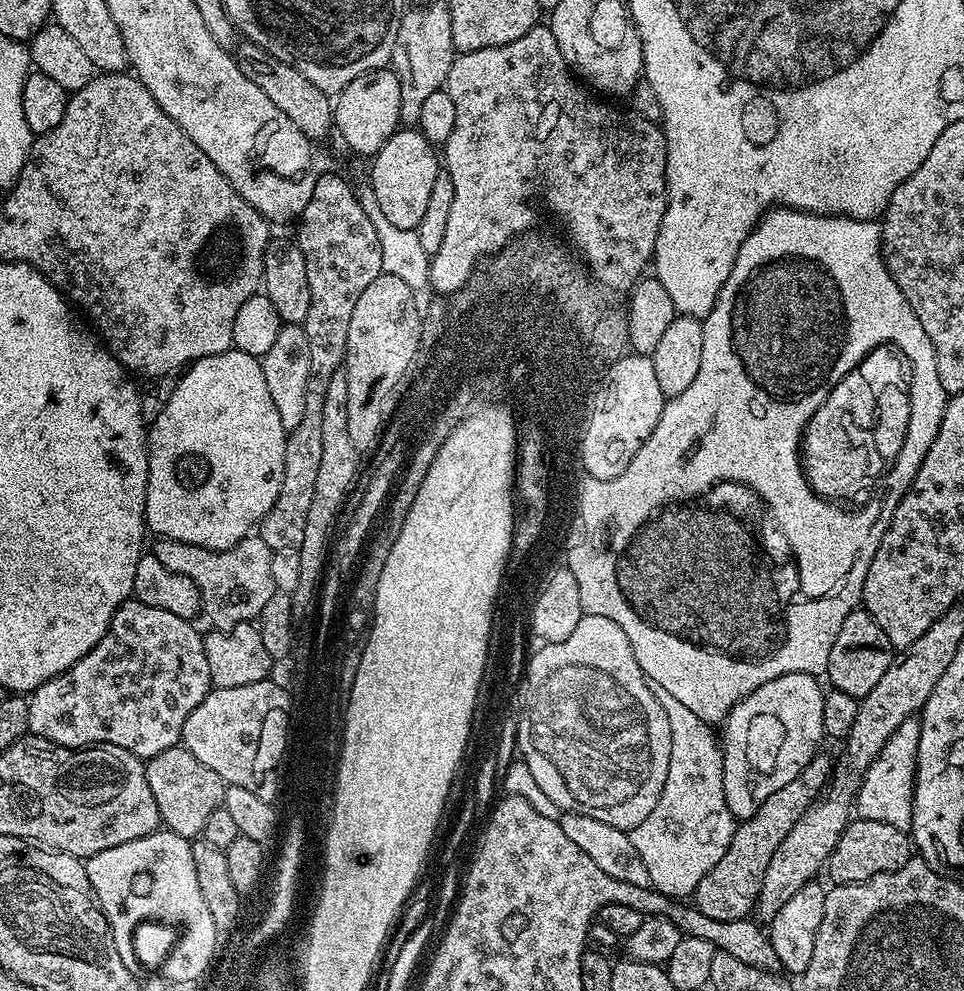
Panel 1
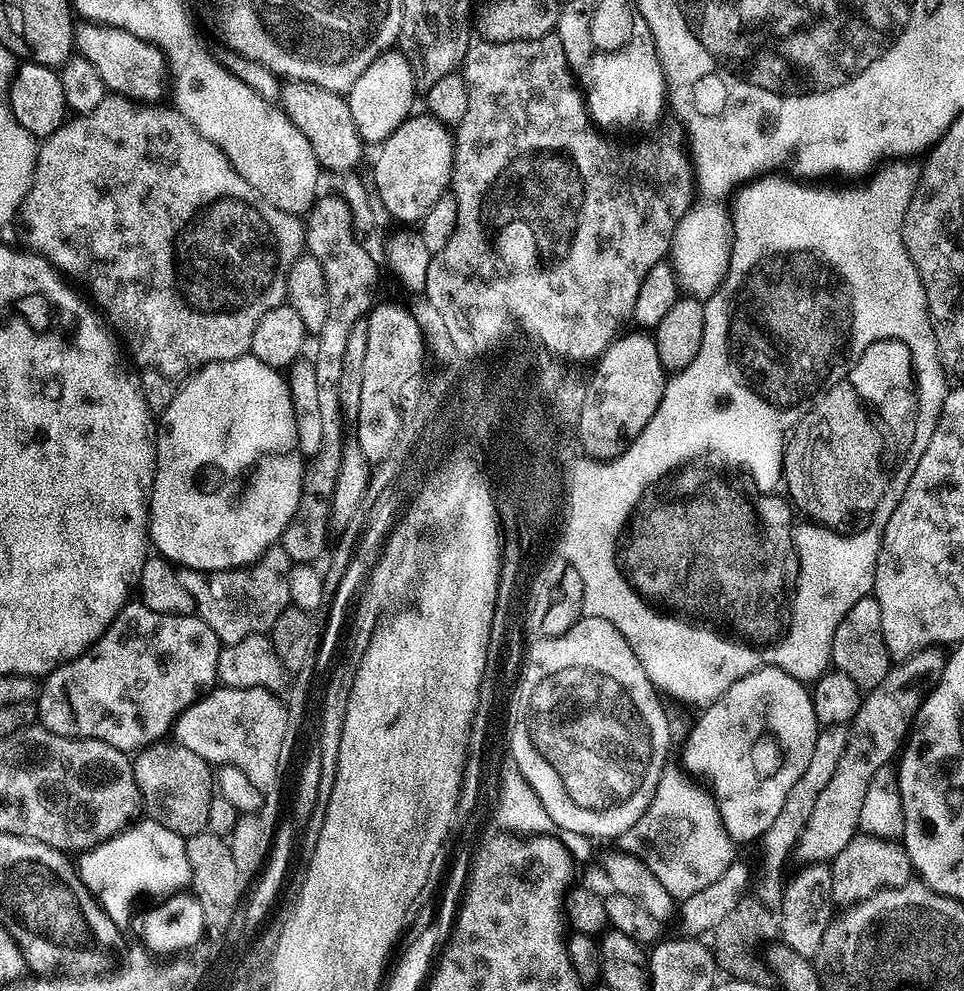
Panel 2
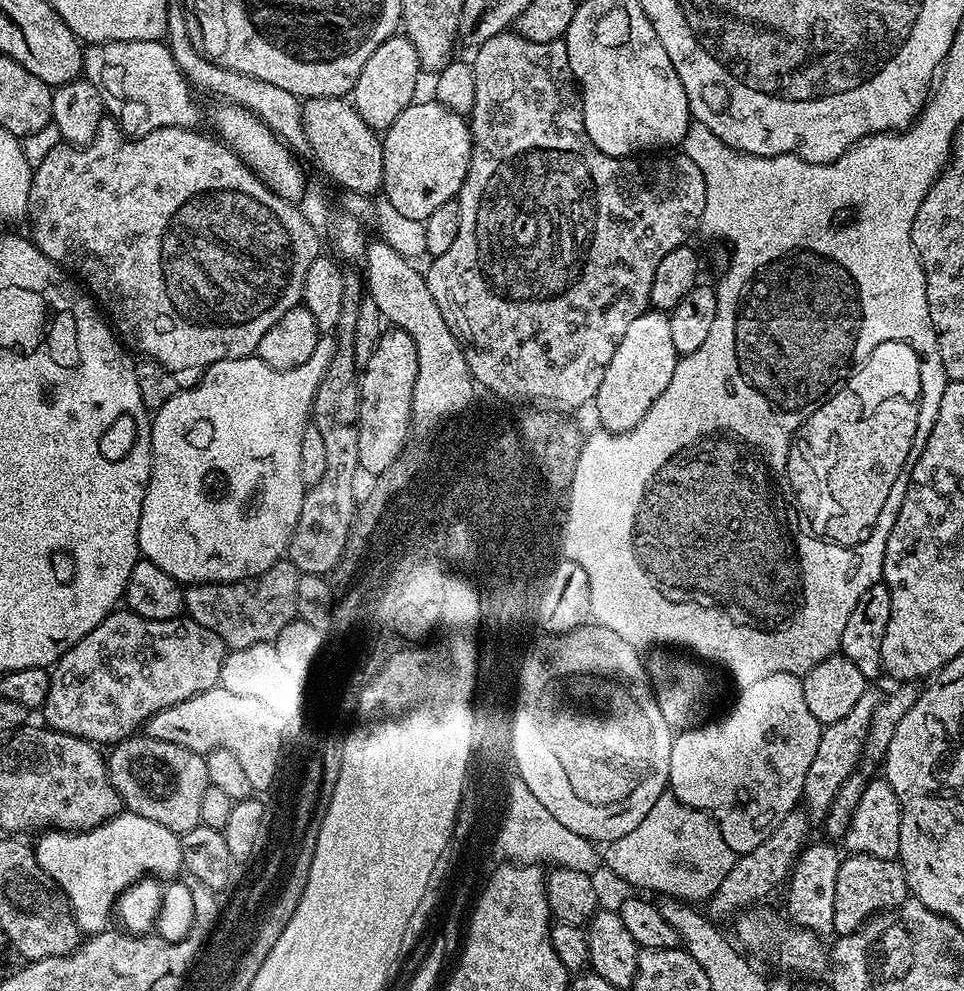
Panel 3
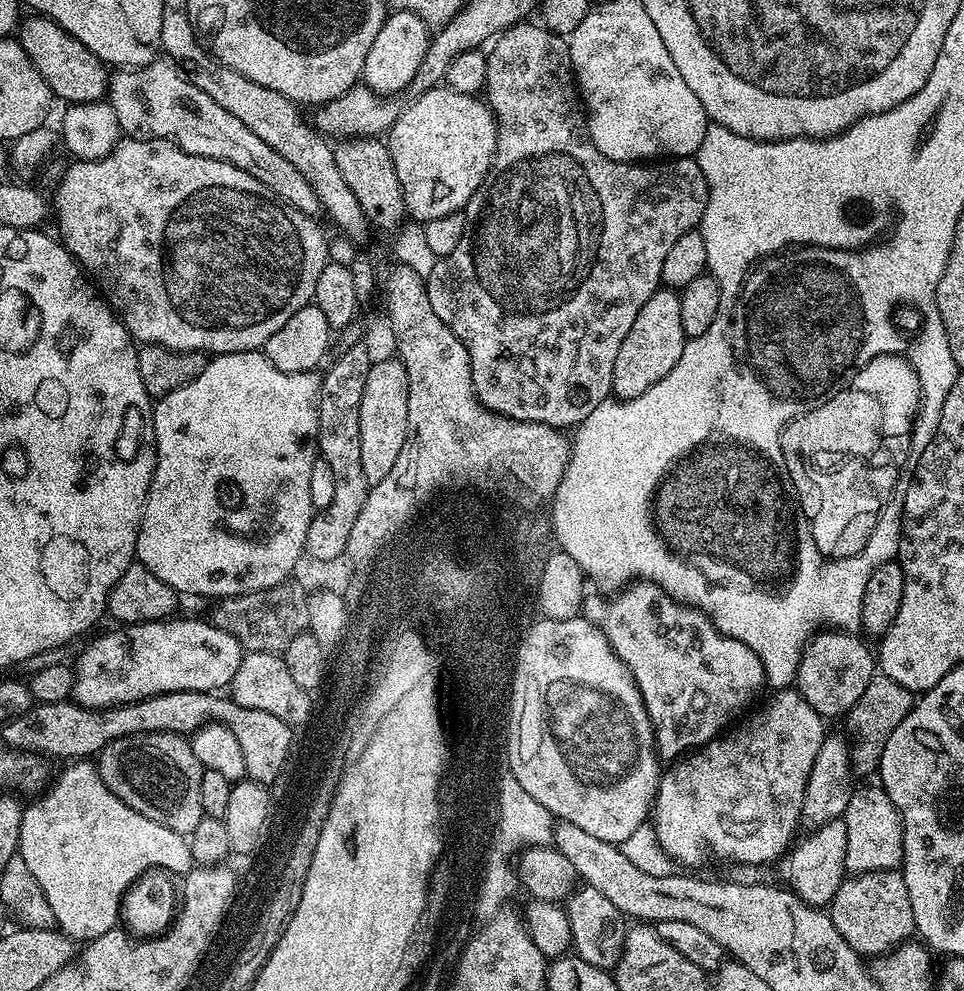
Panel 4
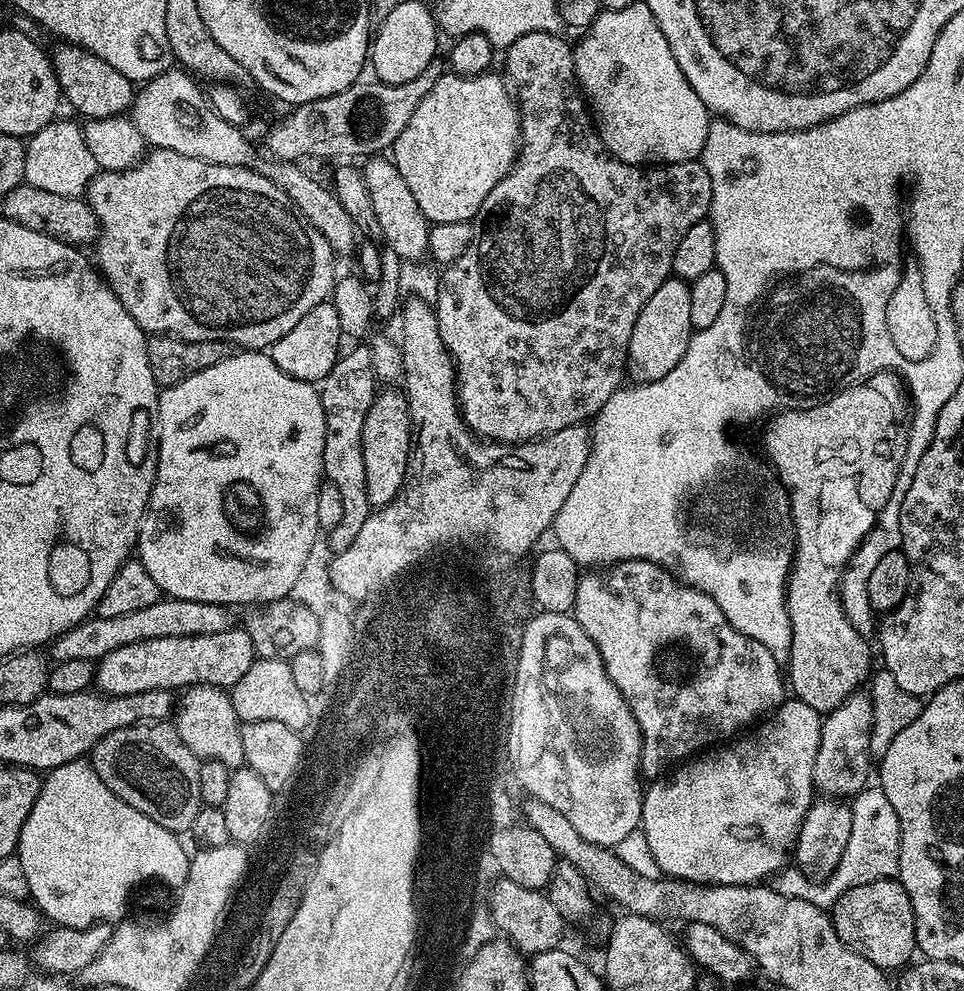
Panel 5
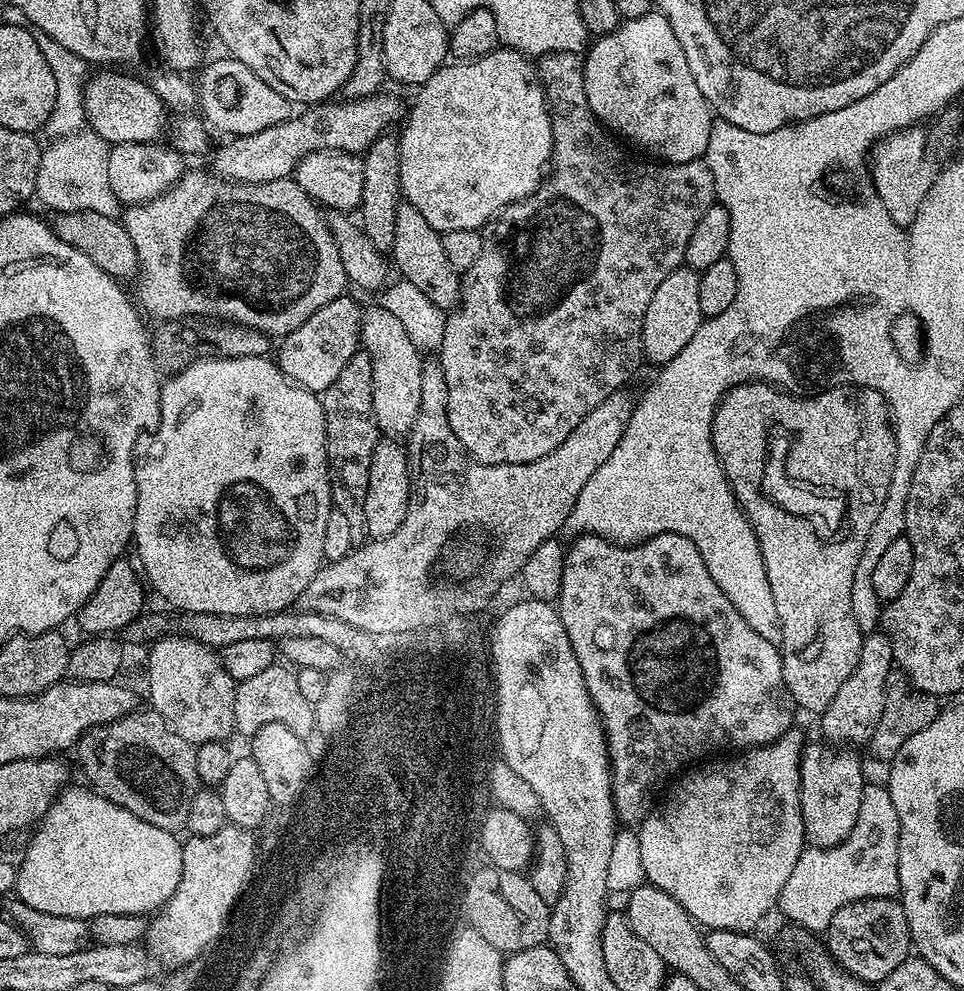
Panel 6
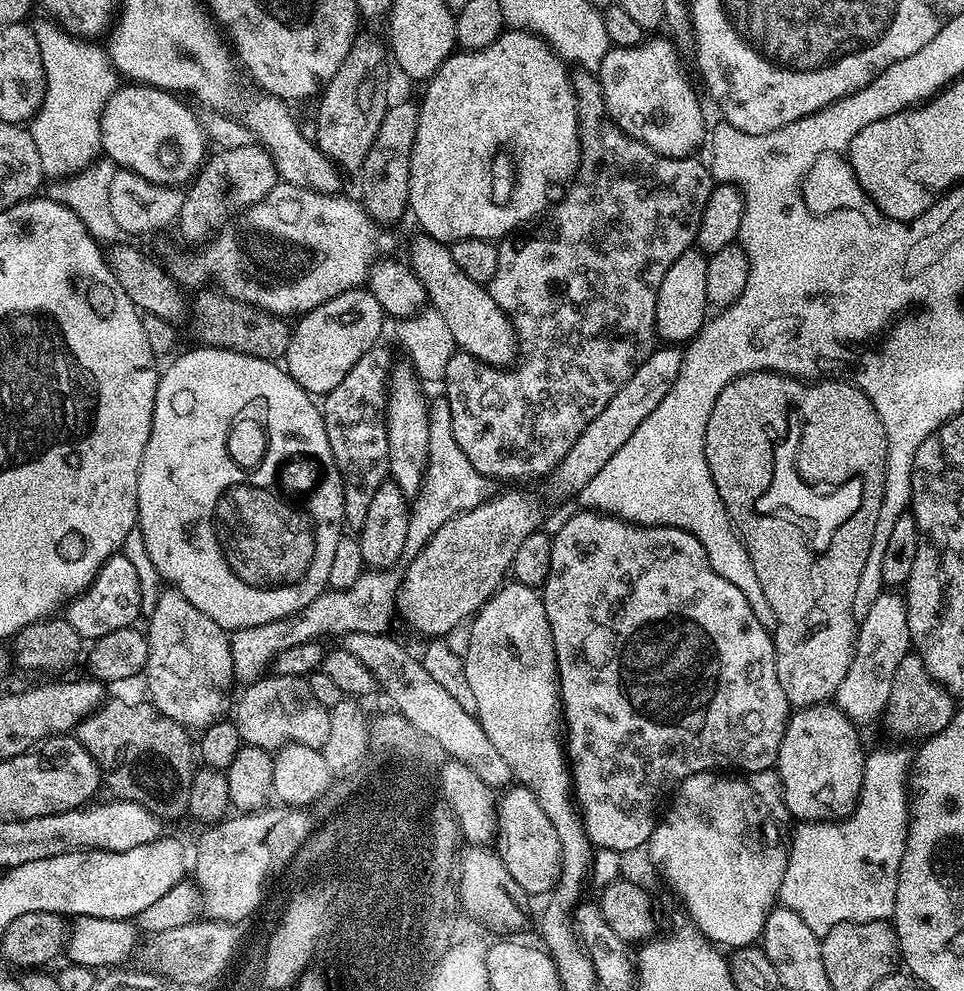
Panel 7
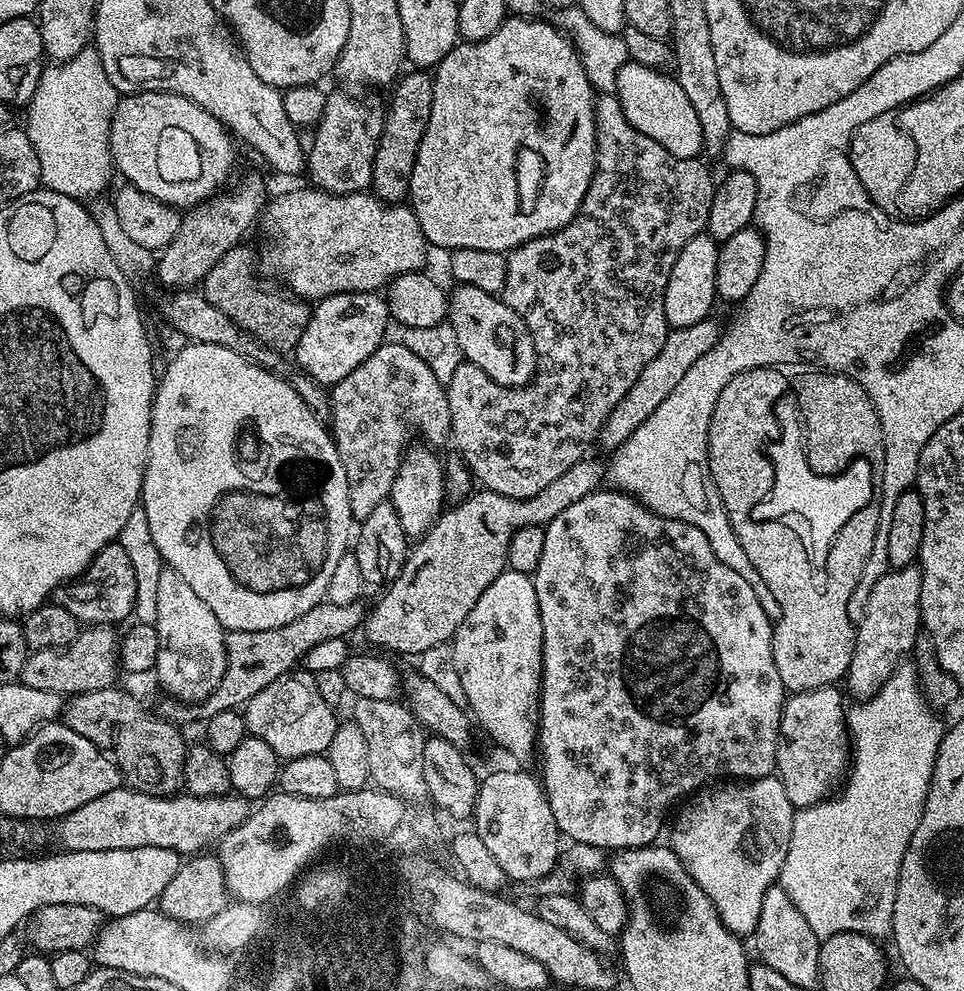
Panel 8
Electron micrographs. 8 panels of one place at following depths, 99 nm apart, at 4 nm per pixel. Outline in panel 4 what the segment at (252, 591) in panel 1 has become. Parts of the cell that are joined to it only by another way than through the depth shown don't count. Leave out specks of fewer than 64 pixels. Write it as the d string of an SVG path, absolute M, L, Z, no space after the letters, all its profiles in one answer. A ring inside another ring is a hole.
M292 578L273 588L263 588L241 596L225 596L210 615L210 623L238 638L245 652L283 653L288 643L308 626L306 588Z

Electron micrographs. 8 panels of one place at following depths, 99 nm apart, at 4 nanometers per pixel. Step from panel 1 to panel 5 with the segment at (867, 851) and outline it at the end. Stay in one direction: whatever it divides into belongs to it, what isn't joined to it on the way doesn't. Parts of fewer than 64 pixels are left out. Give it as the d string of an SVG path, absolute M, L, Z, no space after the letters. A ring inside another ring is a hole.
M899 879L866 882L866 886L854 886L854 890L846 890L846 894L842 894L838 902L832 905L830 915L838 938L842 938L842 942L850 946L850 950L862 954L866 962L874 962L874 966L885 970L903 969L913 959L912 952L917 951L914 906L910 906L910 898Z

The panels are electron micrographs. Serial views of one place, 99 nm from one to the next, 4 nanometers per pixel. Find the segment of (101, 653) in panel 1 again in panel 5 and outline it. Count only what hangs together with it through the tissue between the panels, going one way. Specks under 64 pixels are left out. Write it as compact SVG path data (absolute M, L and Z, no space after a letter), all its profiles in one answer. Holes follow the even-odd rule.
M231 626L214 634L150 638L118 646L100 658L94 684L106 696L125 696L163 688L187 690L198 684L230 690L257 658L254 642L250 642L250 634L242 626Z

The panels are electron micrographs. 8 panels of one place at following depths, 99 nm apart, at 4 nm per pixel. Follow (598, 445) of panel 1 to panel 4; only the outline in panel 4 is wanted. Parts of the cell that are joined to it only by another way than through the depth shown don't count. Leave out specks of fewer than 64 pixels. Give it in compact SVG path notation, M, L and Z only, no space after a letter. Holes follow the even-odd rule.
M657 290L646 301L646 306L638 310L638 318L634 318L634 326L630 326L630 334L626 334L618 350L618 358L614 358L612 396L622 401L638 398L638 394L646 394L650 386L662 382L662 378L674 370L674 362L682 358L685 343L679 295L672 290Z

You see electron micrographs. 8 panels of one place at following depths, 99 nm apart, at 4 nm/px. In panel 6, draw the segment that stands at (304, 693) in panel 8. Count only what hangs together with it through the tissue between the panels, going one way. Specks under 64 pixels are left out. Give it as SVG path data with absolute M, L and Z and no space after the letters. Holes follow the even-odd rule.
M274 663L266 670L262 670L262 674L257 674L255 678L246 678L236 685L234 694L235 731L241 732L245 738L255 736L258 730L262 730L264 726L270 726L271 723L290 726L294 734L309 736L315 726L314 718L313 704L306 702L306 698L302 695L296 672L283 663Z

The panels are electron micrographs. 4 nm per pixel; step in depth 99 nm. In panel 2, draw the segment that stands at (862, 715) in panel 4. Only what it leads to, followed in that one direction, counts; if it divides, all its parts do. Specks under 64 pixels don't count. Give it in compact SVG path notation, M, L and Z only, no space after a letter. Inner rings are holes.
M843 724L829 728L821 727L817 731L814 754L810 754L810 763L806 765L806 771L802 773L802 778L798 778L798 782L794 782L794 786L790 786L790 794L786 794L786 800L782 802L778 816L774 818L769 829L764 832L762 837L764 861L760 864L760 900L762 903L775 905L778 900L777 894L783 893L785 881L780 880L780 867L793 853L796 839L804 829L806 818L810 816L810 810L814 808L818 794L822 794L826 782L830 782L830 774L834 774L834 769L838 766L838 758L842 758L842 750L846 750L847 737L848 730Z

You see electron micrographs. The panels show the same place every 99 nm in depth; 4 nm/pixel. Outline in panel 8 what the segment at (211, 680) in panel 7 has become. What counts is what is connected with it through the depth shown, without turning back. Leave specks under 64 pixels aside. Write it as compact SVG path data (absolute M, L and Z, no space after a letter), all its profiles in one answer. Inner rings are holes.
M164 566L158 577L158 658L154 677L172 695L171 699L189 706L205 700L226 672L226 629L214 618L214 610L194 594L194 590L178 574Z

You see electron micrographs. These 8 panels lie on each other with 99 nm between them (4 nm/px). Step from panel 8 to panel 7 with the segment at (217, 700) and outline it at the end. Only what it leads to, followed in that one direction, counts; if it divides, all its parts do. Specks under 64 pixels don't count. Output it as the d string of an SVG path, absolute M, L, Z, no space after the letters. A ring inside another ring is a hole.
M365 570L358 580L349 588L334 588L326 590L310 606L306 606L295 616L278 618L274 622L266 622L262 626L246 626L239 628L237 632L231 633L230 643L232 646L232 671L237 681L251 682L259 680L265 675L266 667L271 663L273 657L289 646L298 646L302 642L317 641L320 636L332 636L343 638L350 632L361 631L362 634L387 633L392 624L392 616L397 615L396 594L400 586L400 576L392 570Z

